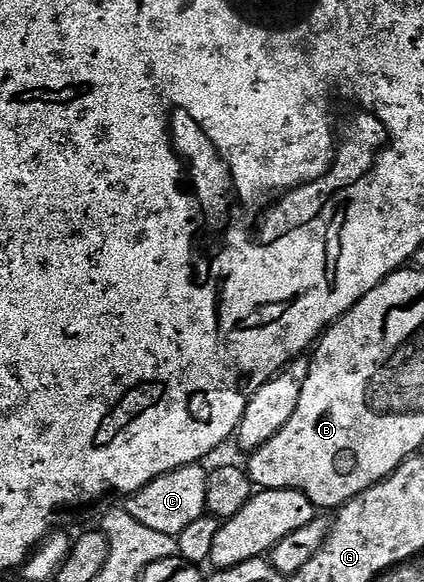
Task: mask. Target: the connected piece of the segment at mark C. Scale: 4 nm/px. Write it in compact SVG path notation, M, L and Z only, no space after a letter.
M186 465L176 471L159 476L137 493L130 494L123 503L123 508L129 511L133 519L156 532L164 532L173 538L178 538L181 531L195 523L197 519L206 516L208 501L208 475L206 466Z

